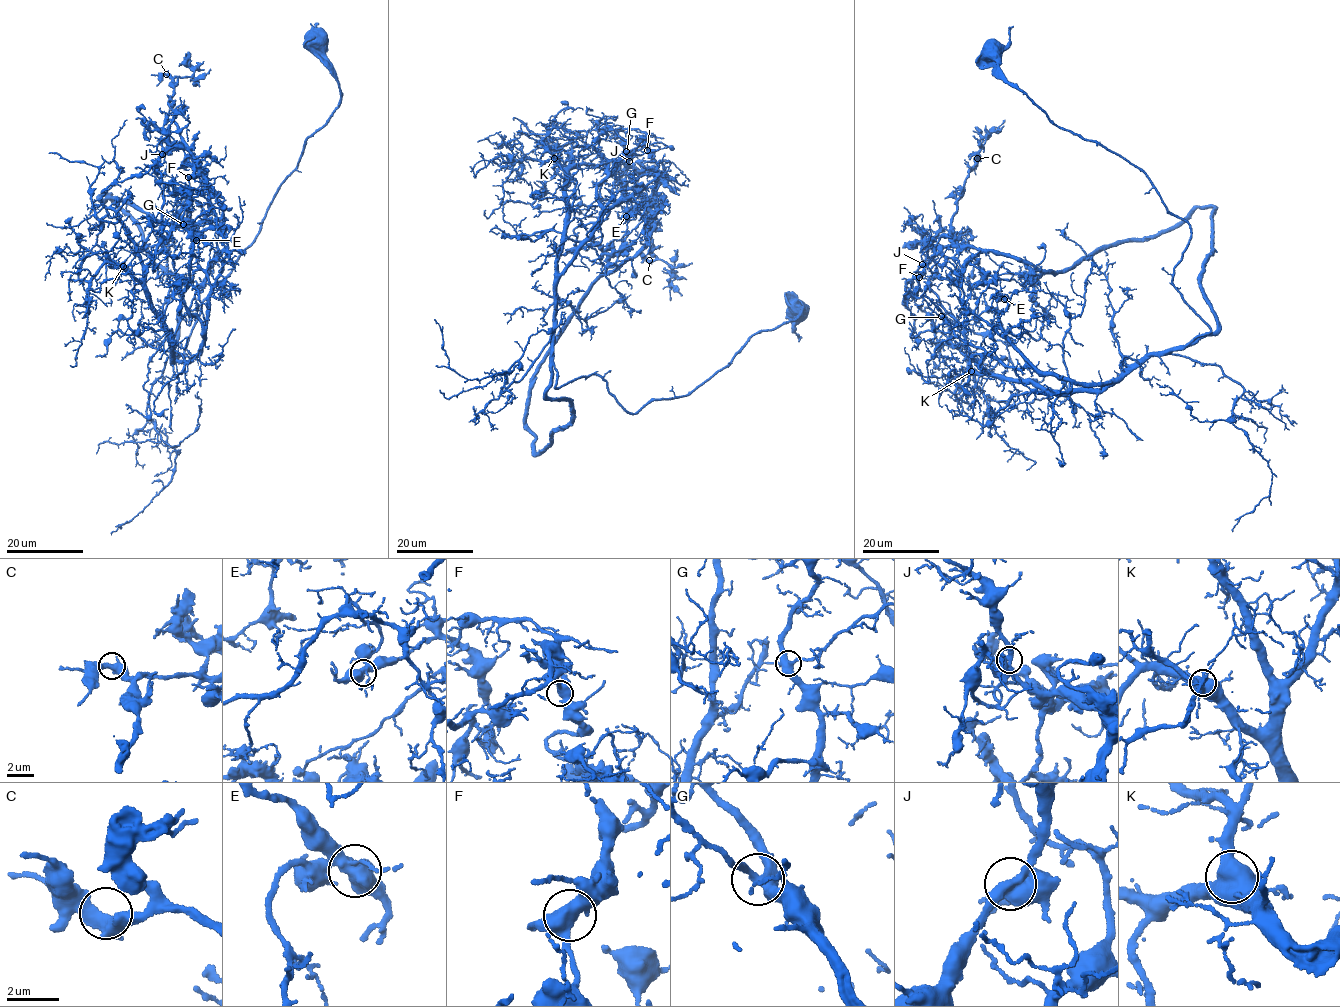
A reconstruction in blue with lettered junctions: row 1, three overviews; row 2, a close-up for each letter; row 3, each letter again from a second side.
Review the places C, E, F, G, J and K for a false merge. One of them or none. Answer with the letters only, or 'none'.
none

